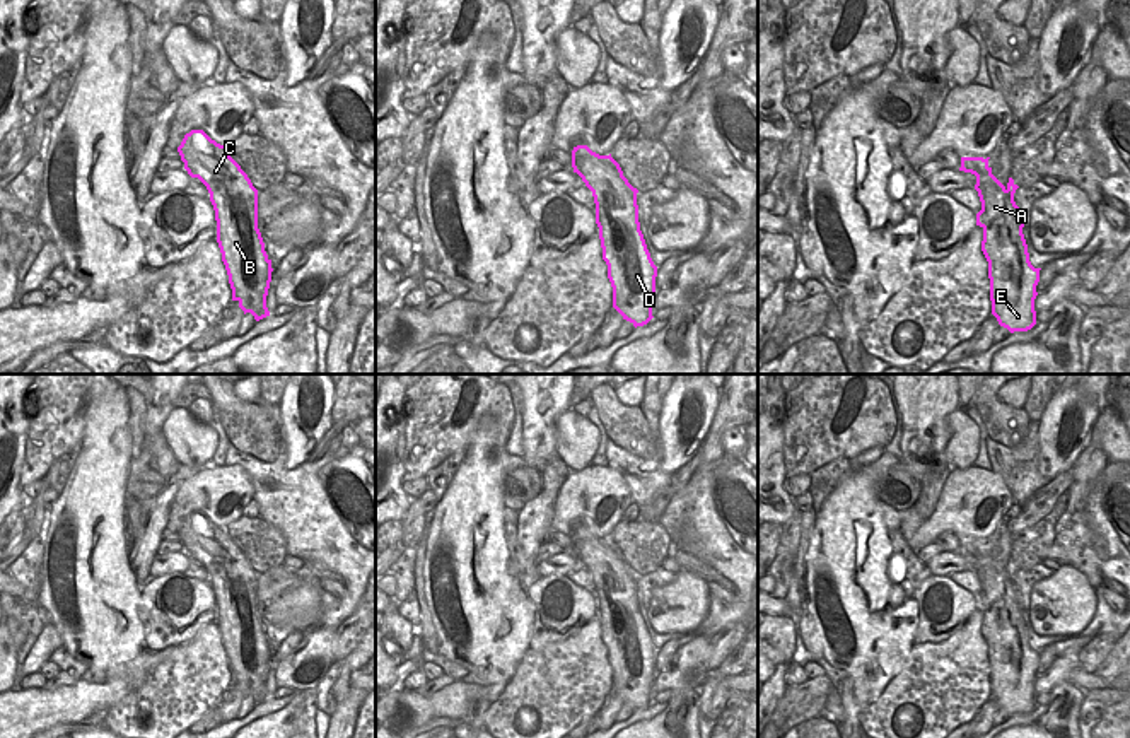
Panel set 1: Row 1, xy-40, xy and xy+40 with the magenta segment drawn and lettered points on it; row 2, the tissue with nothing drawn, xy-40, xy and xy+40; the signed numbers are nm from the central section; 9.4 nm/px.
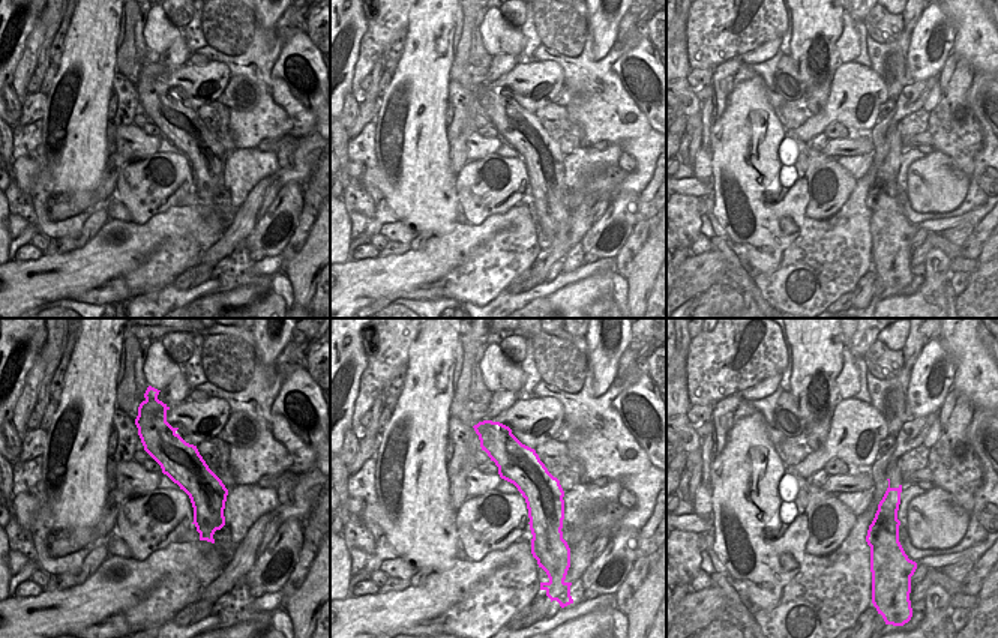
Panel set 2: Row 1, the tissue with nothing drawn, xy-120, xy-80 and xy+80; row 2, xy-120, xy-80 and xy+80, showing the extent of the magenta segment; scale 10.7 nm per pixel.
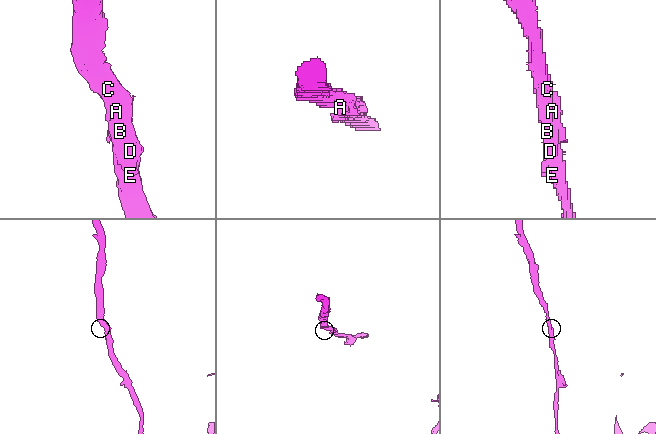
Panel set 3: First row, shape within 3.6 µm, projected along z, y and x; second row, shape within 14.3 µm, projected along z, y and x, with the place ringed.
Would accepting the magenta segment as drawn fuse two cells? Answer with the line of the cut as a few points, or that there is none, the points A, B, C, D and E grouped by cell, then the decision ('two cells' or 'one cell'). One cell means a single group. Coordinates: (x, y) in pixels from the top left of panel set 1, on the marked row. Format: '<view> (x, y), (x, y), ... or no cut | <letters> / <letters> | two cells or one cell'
no cut | A B C D E | one cell

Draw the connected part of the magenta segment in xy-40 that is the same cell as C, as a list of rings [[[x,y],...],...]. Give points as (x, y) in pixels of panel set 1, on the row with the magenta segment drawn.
[[[203,130],[186,133],[178,152],[188,174],[198,178],[210,193],[217,220],[217,243],[229,275],[232,301],[237,301],[244,314],[251,313],[256,321],[270,316],[266,296],[273,268],[258,229],[258,190],[230,157],[227,145],[217,144]]]

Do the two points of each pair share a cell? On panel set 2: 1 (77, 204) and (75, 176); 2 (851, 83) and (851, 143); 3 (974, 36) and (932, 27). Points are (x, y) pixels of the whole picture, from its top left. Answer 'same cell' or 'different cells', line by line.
1: same cell
2: different cells
3: different cells

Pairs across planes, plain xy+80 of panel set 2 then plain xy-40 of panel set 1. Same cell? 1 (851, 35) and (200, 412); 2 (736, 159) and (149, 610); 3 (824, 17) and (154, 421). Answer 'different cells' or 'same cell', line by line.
1: different cells
2: different cells
3: same cell

